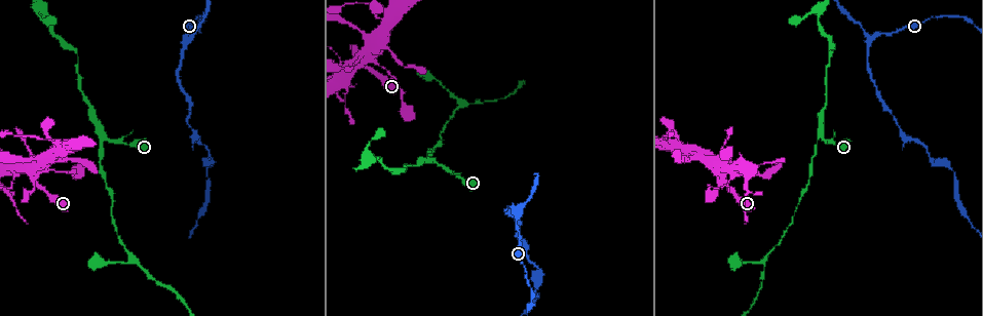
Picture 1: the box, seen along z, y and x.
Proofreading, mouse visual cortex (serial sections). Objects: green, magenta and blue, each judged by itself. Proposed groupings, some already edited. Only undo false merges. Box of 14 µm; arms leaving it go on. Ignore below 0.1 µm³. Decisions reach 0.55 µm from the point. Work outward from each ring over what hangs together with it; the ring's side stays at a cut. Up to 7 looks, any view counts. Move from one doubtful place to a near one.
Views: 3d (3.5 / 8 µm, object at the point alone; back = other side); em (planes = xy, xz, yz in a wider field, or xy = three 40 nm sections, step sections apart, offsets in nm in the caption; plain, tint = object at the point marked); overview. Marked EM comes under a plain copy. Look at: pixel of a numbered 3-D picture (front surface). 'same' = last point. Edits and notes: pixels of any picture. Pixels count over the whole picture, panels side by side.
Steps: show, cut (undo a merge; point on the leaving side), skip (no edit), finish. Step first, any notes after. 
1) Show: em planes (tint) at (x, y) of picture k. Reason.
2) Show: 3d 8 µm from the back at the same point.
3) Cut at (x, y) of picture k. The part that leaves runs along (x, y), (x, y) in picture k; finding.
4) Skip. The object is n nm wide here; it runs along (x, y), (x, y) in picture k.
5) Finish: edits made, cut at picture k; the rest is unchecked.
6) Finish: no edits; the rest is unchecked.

Show: 3d 3.5 µm at (738, 167) of picture 1. A fork.

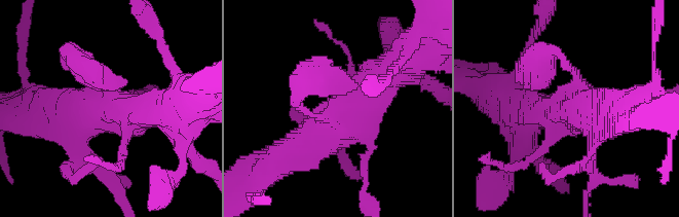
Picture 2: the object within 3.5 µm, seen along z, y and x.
Show: em xy step 1 (tint) at (348, 113) of picture 2.

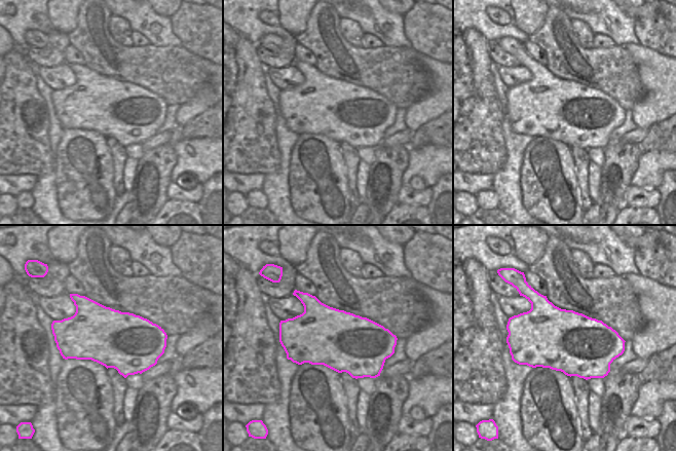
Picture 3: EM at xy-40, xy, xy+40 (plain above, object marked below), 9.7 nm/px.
Skip. One cell here.

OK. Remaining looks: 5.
Show: 3d 3.5 µm at (703, 157) of picture 1. Four or more arms meet.

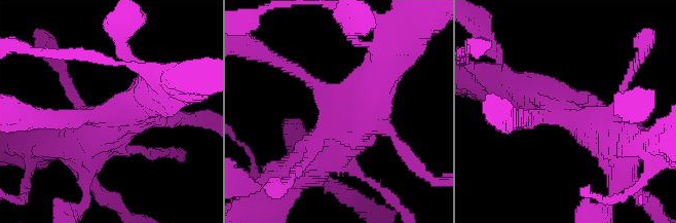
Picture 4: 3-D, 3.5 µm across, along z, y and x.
Show: em xy step 1 (tint) at (569, 116) of picture 4.

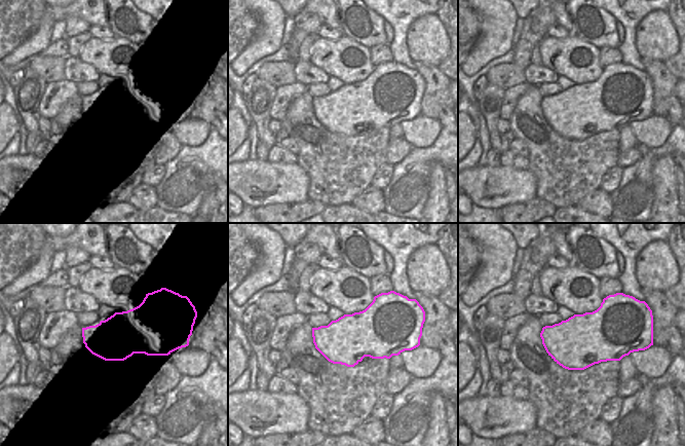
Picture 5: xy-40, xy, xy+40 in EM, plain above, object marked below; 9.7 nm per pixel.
Skip. It runs along (621, 160), (609, 138), (533, 90) in picture 4; continuous, no second cell.

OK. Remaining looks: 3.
Show: 3d 3.5 µm at (102, 136) of picture 1.

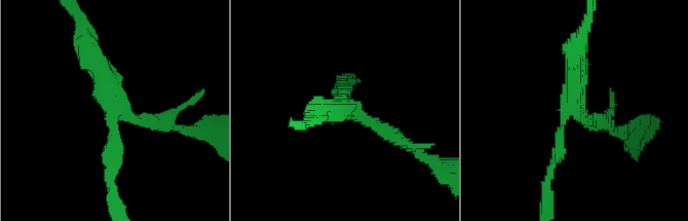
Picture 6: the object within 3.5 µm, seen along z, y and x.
Show: em planes (tint) at (347, 107) of picture 6. 3 arms meet here; the arms are 200, 200, 300 nm wide.

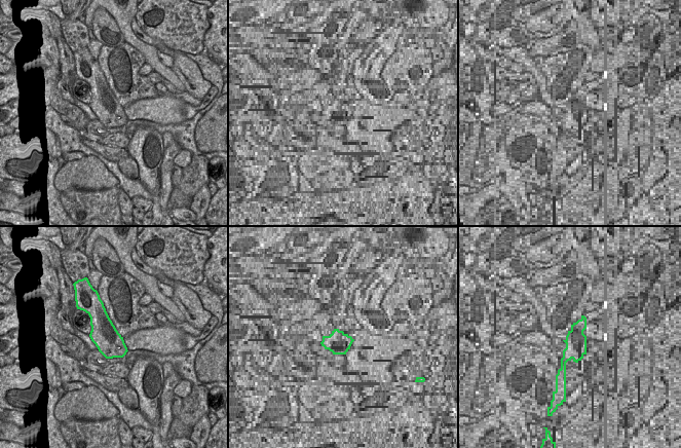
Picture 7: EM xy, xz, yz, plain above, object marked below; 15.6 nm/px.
Skip. It runs along (172, 125), (118, 107), (86, 46) in picture 6; all the same cell.

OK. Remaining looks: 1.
Finish: no edits; the rest is unchecked.

